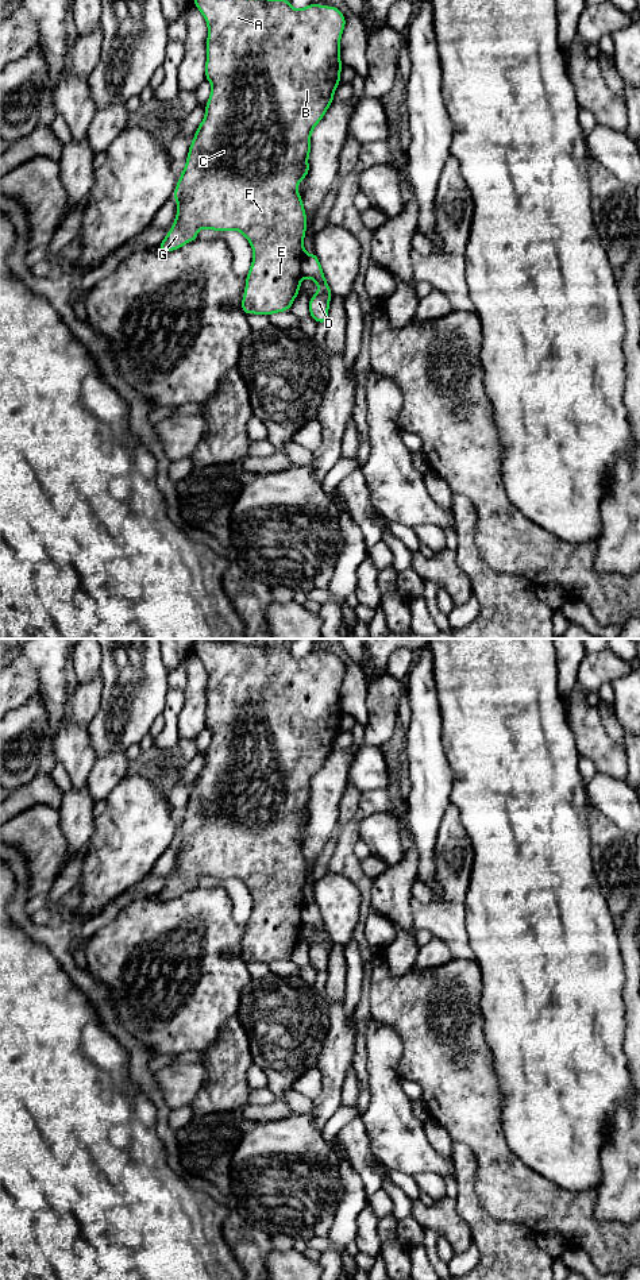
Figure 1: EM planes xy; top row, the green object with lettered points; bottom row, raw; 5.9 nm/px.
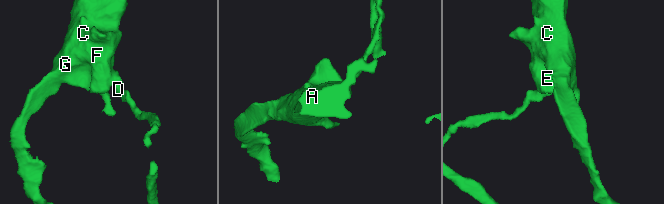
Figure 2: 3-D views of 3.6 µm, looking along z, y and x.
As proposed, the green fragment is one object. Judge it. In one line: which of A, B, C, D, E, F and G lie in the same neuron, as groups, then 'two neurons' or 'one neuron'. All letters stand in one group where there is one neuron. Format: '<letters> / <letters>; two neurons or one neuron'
A B C E F G / D; two neurons

